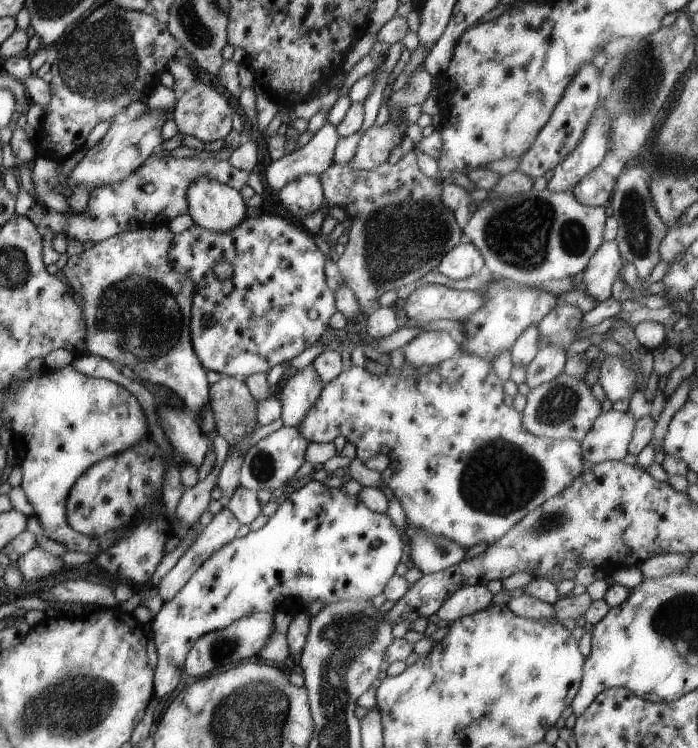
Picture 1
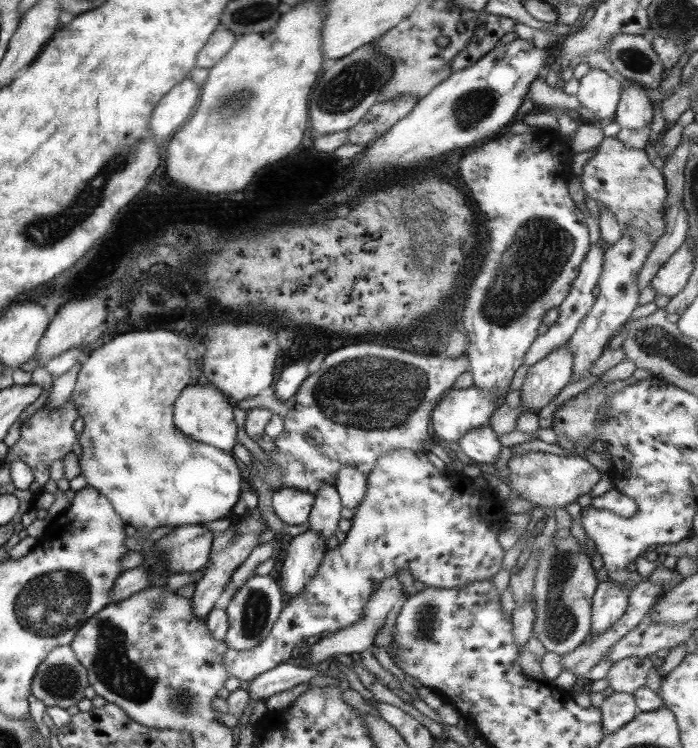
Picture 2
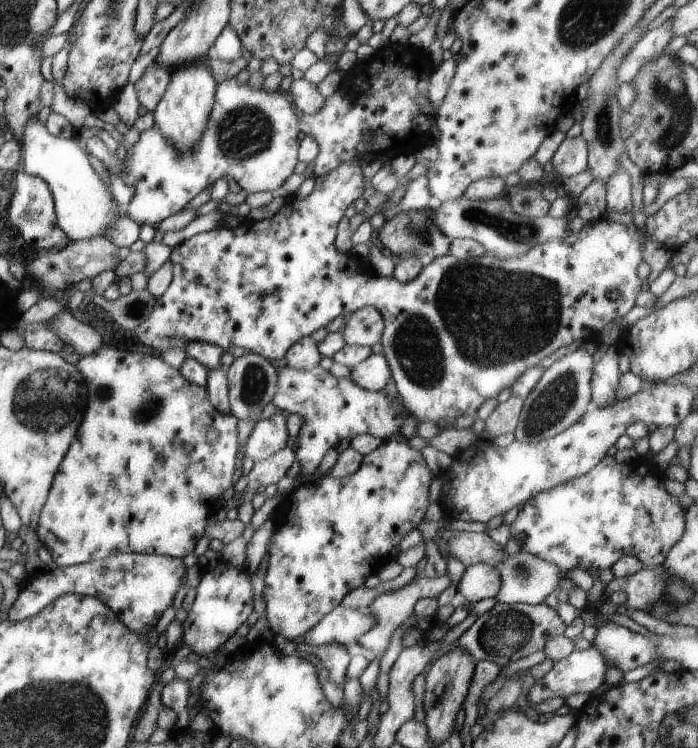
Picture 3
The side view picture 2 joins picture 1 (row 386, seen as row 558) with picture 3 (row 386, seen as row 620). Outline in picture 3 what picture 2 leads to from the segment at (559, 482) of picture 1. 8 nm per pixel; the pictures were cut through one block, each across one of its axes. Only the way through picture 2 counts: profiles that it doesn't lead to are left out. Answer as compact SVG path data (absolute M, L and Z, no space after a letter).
M283 363L277 364L276 389L270 403L278 412L293 412L302 420L296 436L299 445L294 455L300 466L296 475L300 477L299 484L313 478L323 454L337 440L351 440L357 434L371 434L384 441L399 433L399 426L405 418L413 418L398 396L388 399L384 388L378 391L359 388L345 377L333 378L318 365L303 370Z

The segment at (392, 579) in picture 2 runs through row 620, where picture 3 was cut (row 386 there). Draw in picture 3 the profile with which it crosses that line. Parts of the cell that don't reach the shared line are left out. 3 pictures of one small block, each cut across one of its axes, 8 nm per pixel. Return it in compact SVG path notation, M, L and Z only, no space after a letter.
M371 353L365 360L358 362L350 369L346 379L359 388L378 391L384 388L389 377L391 377L390 370L385 357Z

